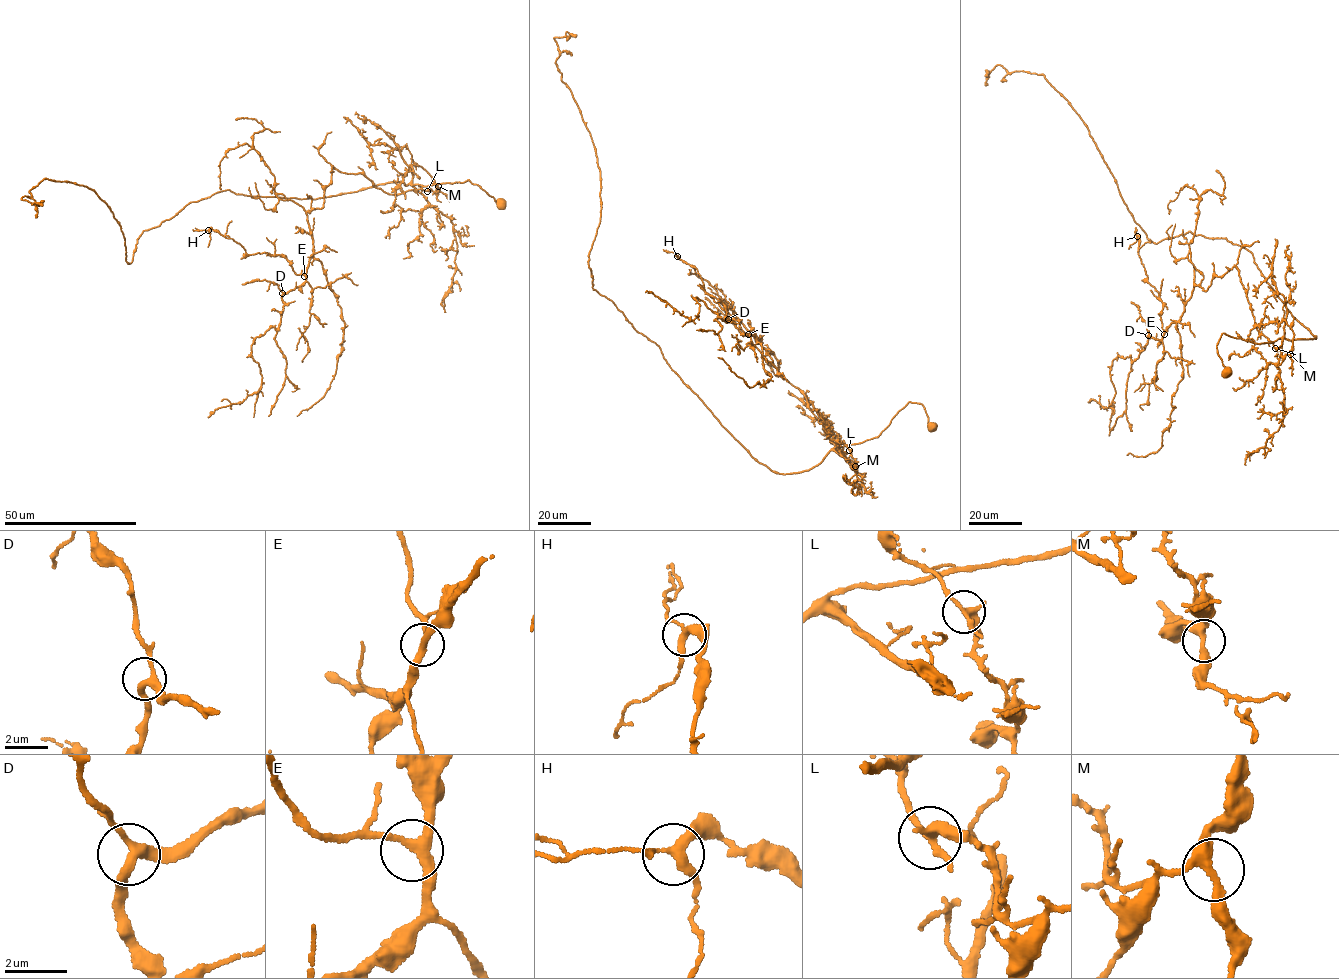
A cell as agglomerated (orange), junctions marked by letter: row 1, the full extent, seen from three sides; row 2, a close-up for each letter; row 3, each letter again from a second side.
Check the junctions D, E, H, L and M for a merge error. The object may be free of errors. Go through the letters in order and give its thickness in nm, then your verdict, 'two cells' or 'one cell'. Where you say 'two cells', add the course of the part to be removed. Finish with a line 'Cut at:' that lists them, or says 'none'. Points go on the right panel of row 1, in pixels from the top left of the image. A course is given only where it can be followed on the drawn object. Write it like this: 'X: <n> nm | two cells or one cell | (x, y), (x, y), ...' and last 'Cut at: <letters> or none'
D: 280 nm | one cell
E: 280 nm | one cell
H: 280 nm | one cell
L: 280 nm | two cells | (1275, 349), (1234, 266), (1206, 290), (1193, 285), (1181, 317), (1134, 360), (1112, 361), (1113, 408), (1090, 403)
M: 300 nm | one cell
Cut at: L

